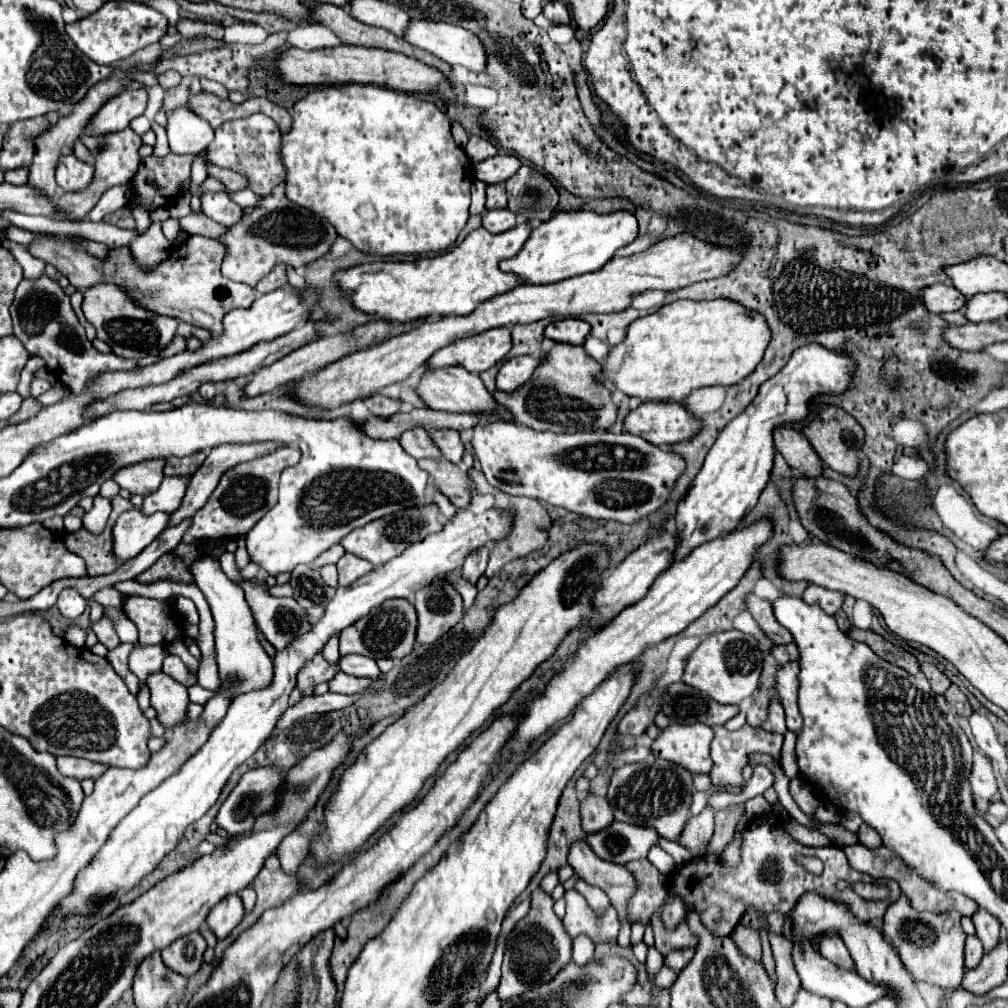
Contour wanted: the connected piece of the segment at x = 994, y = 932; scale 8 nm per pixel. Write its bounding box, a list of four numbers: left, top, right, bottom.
[972,910,1000,952]

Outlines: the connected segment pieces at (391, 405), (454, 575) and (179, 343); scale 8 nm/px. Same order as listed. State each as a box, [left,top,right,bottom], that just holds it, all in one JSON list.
[[364,396,402,418],[446,570,478,610],[160,332,186,358]]

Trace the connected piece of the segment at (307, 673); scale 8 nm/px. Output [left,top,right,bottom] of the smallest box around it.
[298,654,338,696]

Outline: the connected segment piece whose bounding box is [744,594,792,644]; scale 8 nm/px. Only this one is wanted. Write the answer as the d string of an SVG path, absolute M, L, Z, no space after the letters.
M748 594L746 596L746 610L754 616L754 620L758 622L760 630L774 642L774 644L788 644L792 642L792 634L774 618L774 612L772 612L772 604L754 596L754 594Z

